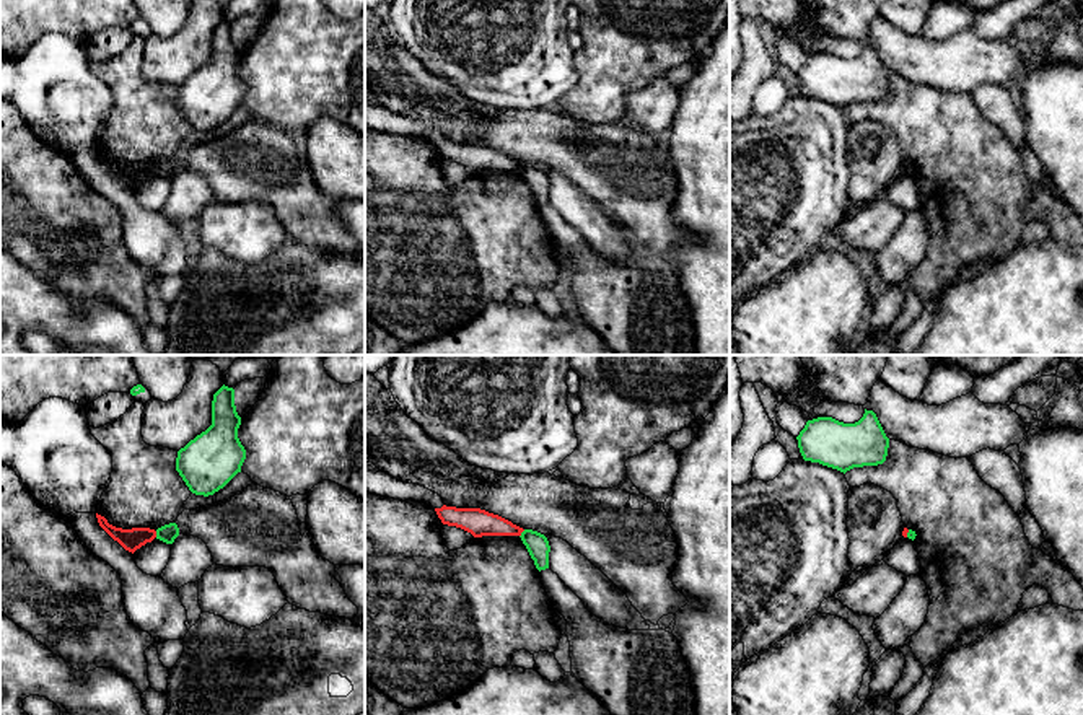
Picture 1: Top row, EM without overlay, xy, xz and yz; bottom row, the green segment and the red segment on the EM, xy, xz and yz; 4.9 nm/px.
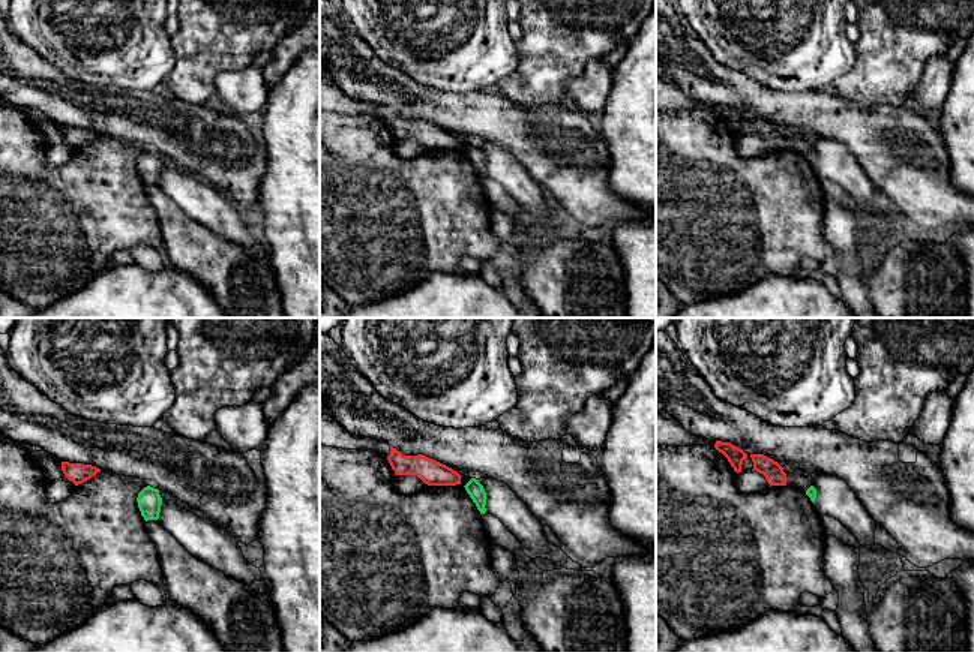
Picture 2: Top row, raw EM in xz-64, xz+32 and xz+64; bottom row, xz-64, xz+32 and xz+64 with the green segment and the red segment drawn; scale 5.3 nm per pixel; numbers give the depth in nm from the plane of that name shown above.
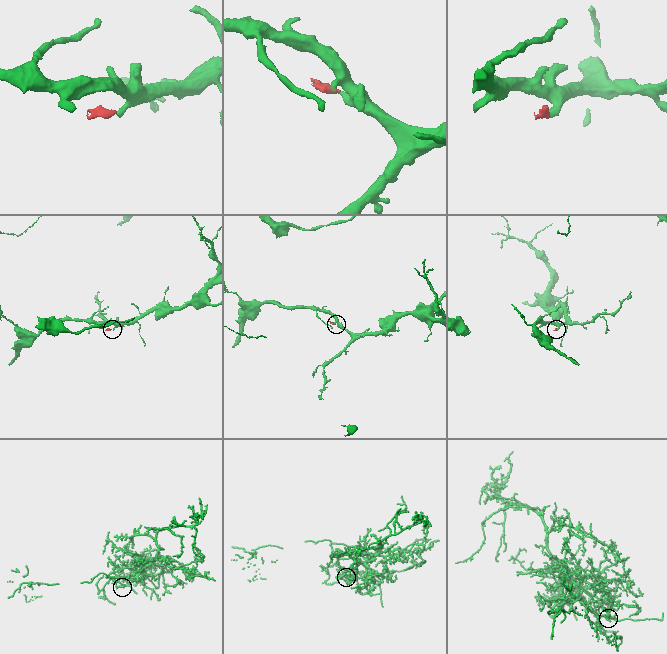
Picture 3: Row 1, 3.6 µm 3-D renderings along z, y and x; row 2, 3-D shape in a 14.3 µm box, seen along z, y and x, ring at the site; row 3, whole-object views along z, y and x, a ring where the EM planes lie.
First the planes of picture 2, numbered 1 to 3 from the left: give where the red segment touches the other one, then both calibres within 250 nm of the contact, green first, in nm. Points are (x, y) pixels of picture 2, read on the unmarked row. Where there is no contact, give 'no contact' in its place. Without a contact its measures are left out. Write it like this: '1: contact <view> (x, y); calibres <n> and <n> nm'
1: no contact
2: no contact
3: no contact

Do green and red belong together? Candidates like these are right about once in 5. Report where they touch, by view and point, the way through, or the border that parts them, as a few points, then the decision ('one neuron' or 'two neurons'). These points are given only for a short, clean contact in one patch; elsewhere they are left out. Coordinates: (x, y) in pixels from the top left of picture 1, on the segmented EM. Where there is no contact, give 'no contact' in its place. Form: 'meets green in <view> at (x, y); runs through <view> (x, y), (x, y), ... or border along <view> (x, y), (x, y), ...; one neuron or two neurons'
meets green in xz at (521, 533); border along xz (525, 530), (520, 536); two neurons

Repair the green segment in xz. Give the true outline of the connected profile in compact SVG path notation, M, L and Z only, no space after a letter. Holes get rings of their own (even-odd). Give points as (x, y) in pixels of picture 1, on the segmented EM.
M524 529L520 537L534 560L536 568L539 572L549 568L550 546L547 537L533 529Z

